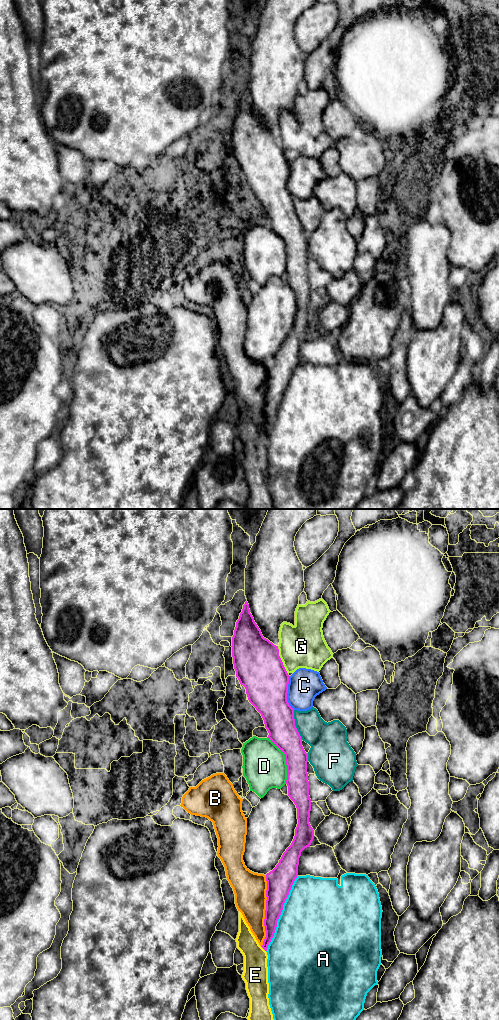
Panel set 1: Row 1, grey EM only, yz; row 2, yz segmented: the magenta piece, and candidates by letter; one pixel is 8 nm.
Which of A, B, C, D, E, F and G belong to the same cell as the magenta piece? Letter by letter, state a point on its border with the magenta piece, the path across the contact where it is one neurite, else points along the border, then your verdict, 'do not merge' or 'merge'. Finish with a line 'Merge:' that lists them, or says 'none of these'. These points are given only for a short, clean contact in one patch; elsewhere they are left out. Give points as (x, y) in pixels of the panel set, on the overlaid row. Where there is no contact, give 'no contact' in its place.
A: yz (280, 913) | do not merge
B: yz (265, 911) | do not merge
C: yz (287, 692) | along yz (288, 676), (287, 702), (294, 709) | do not merge
D: yz (285, 759) | do not merge
E: yz (263, 948) | do not merge
F: yz (294, 725) | do not merge
G: yz (281, 660) | do not merge
Merge: none of these

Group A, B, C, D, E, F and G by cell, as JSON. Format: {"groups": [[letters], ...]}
{"groups": [["A"], ["B", "E"], ["C"], ["D"], ["F"], ["G"]]}

